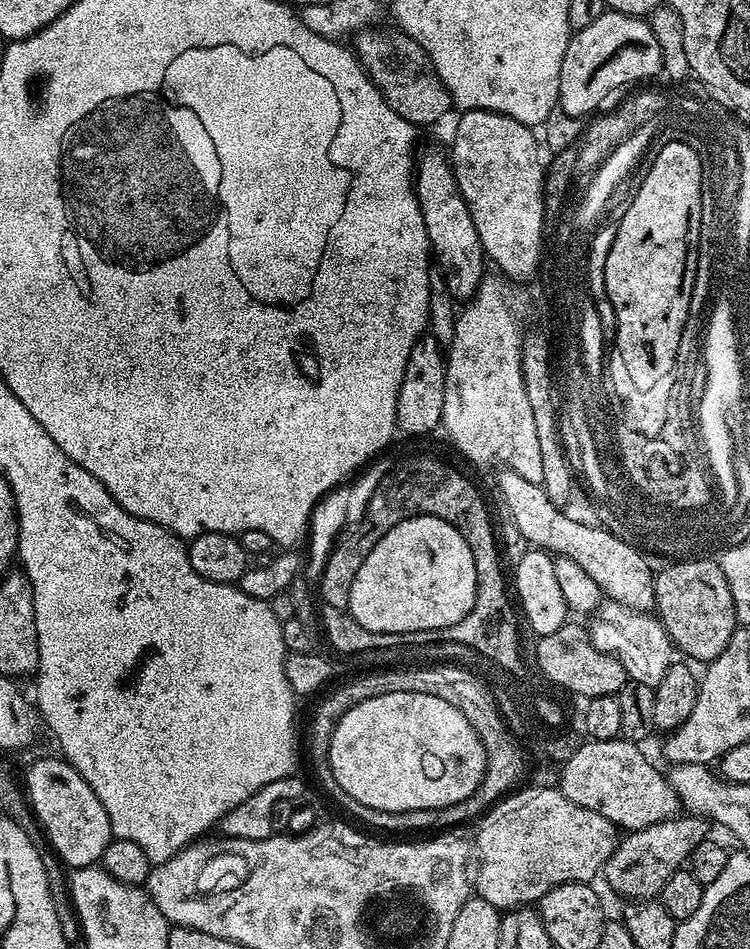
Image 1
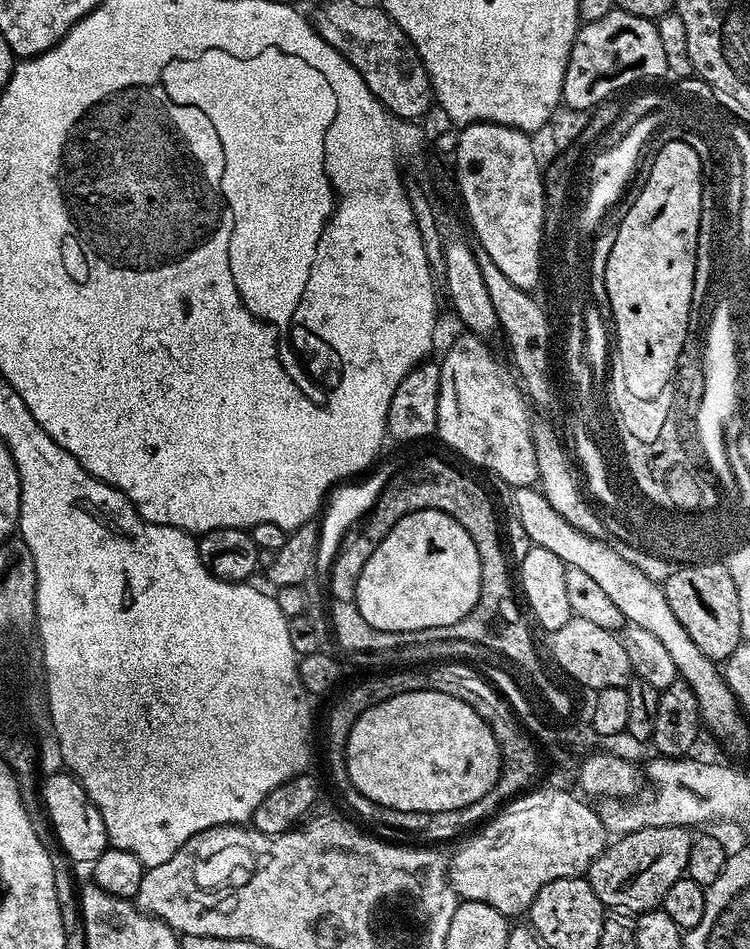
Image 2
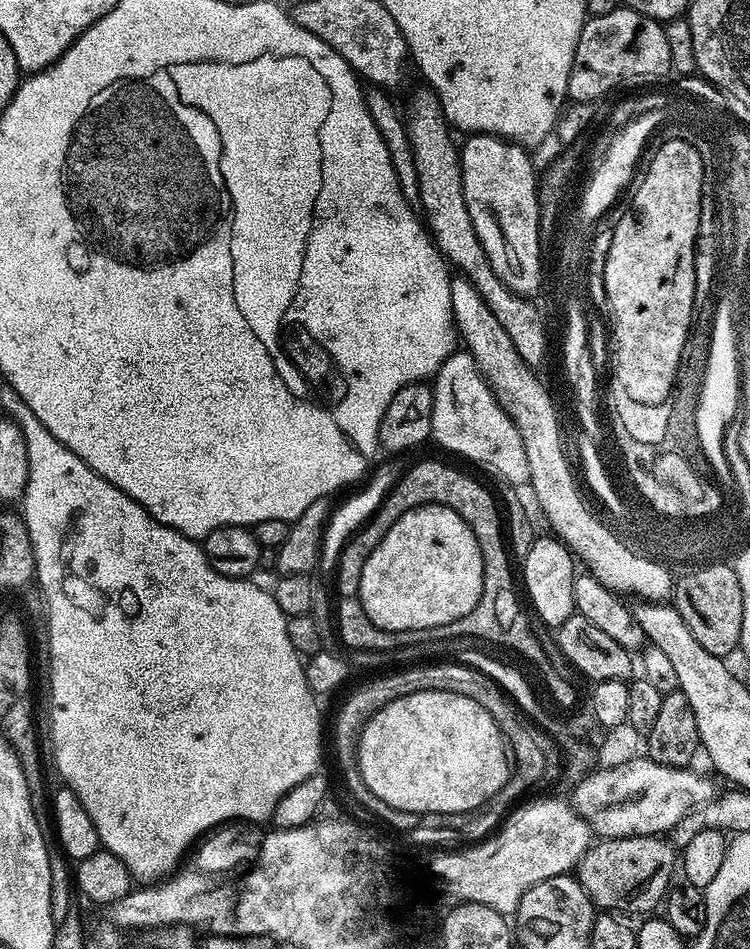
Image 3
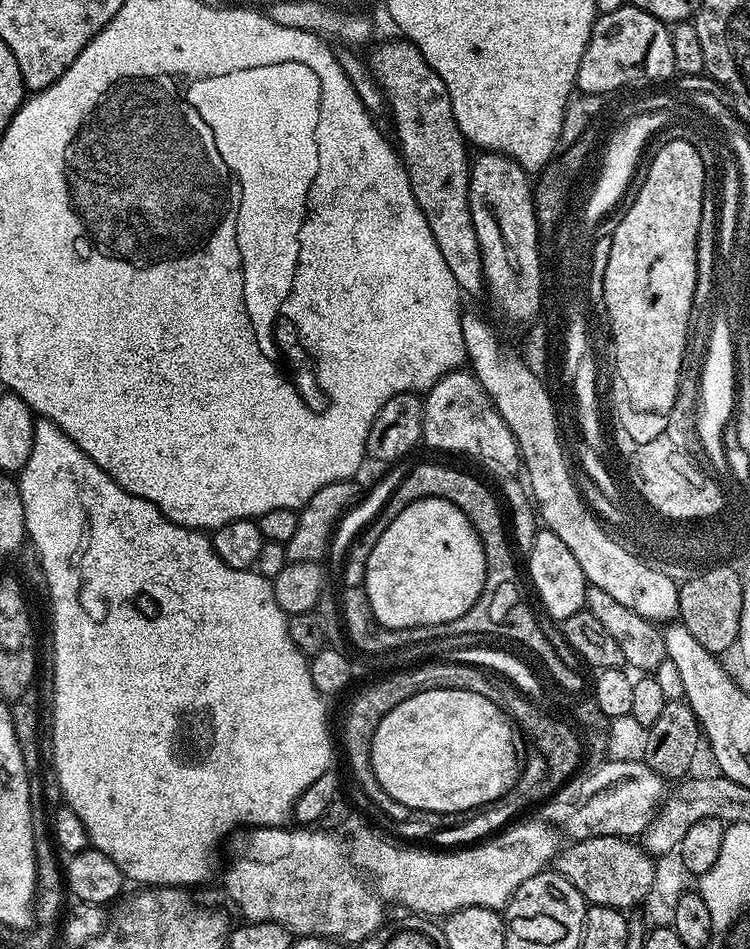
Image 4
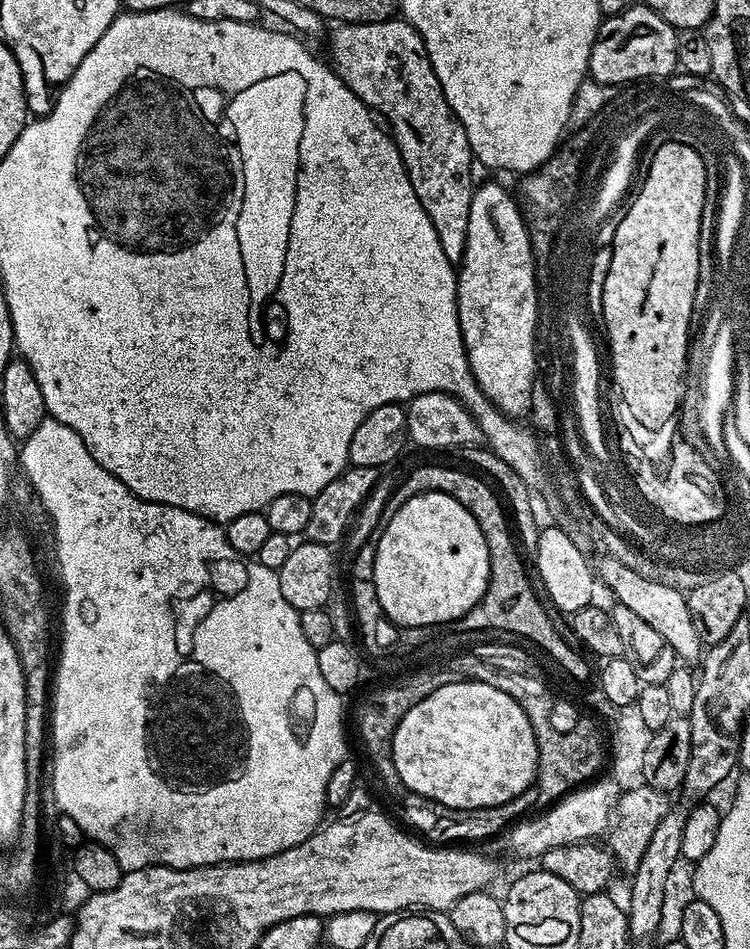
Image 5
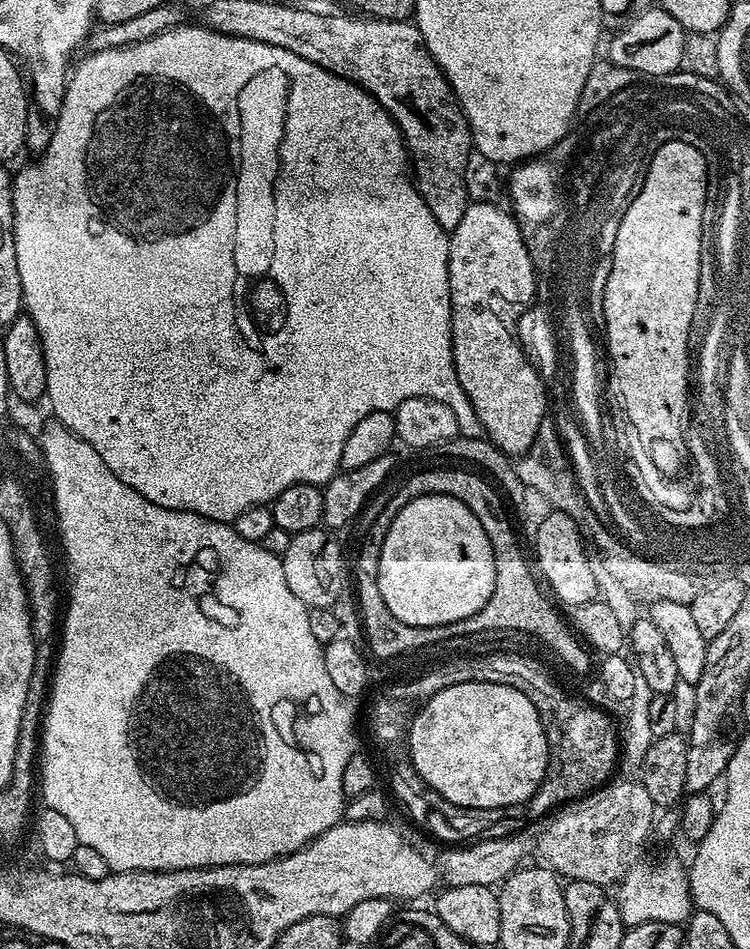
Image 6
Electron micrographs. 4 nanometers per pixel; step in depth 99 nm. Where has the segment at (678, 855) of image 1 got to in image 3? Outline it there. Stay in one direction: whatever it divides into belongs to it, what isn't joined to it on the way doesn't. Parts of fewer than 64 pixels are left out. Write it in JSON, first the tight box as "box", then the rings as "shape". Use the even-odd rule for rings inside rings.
{"box":[574,836,678,914],"shape":[[[627,836],[613,840],[600,838],[582,854],[582,858],[575,866],[574,878],[591,898],[593,905],[605,913],[652,914],[659,904],[661,907],[673,883],[672,867],[675,864],[677,867],[678,856],[672,851],[673,845],[660,836]]]}

